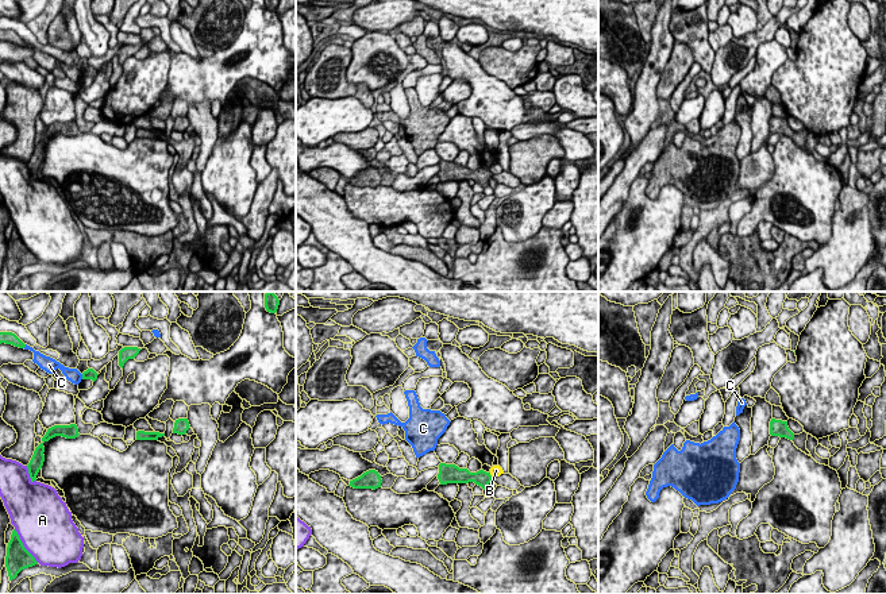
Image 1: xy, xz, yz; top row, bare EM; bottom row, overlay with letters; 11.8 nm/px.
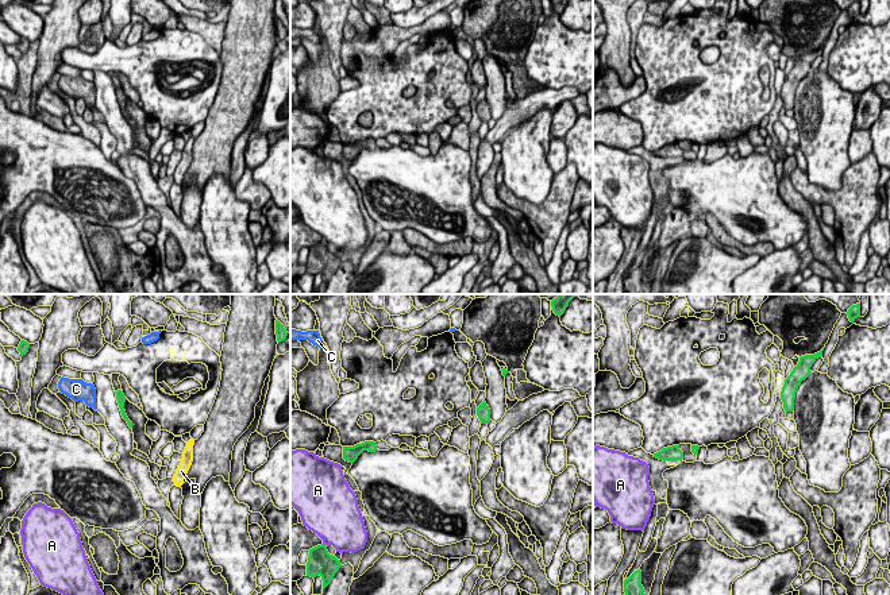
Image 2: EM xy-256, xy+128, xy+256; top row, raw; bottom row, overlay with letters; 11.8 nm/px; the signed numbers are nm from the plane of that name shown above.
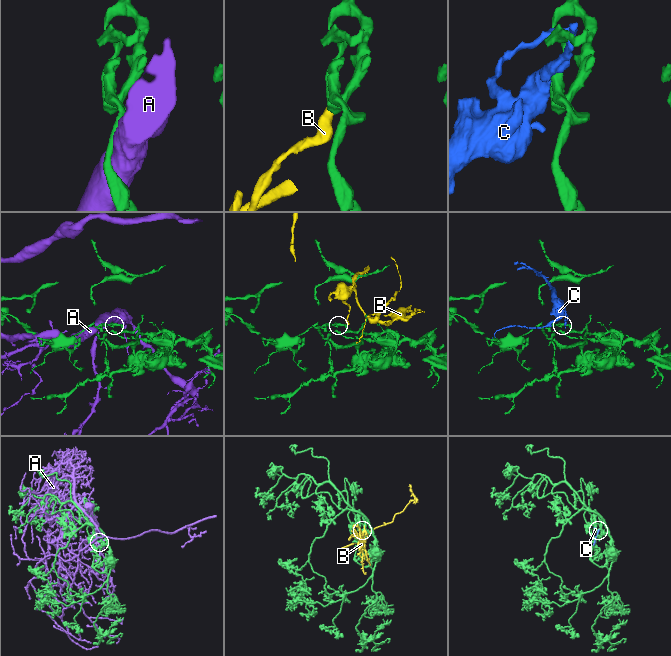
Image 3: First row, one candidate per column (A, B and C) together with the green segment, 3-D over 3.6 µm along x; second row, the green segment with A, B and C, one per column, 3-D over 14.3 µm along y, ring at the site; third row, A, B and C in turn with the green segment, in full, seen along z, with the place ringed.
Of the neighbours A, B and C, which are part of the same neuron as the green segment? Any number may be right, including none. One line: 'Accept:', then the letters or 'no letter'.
Accept: no letter

